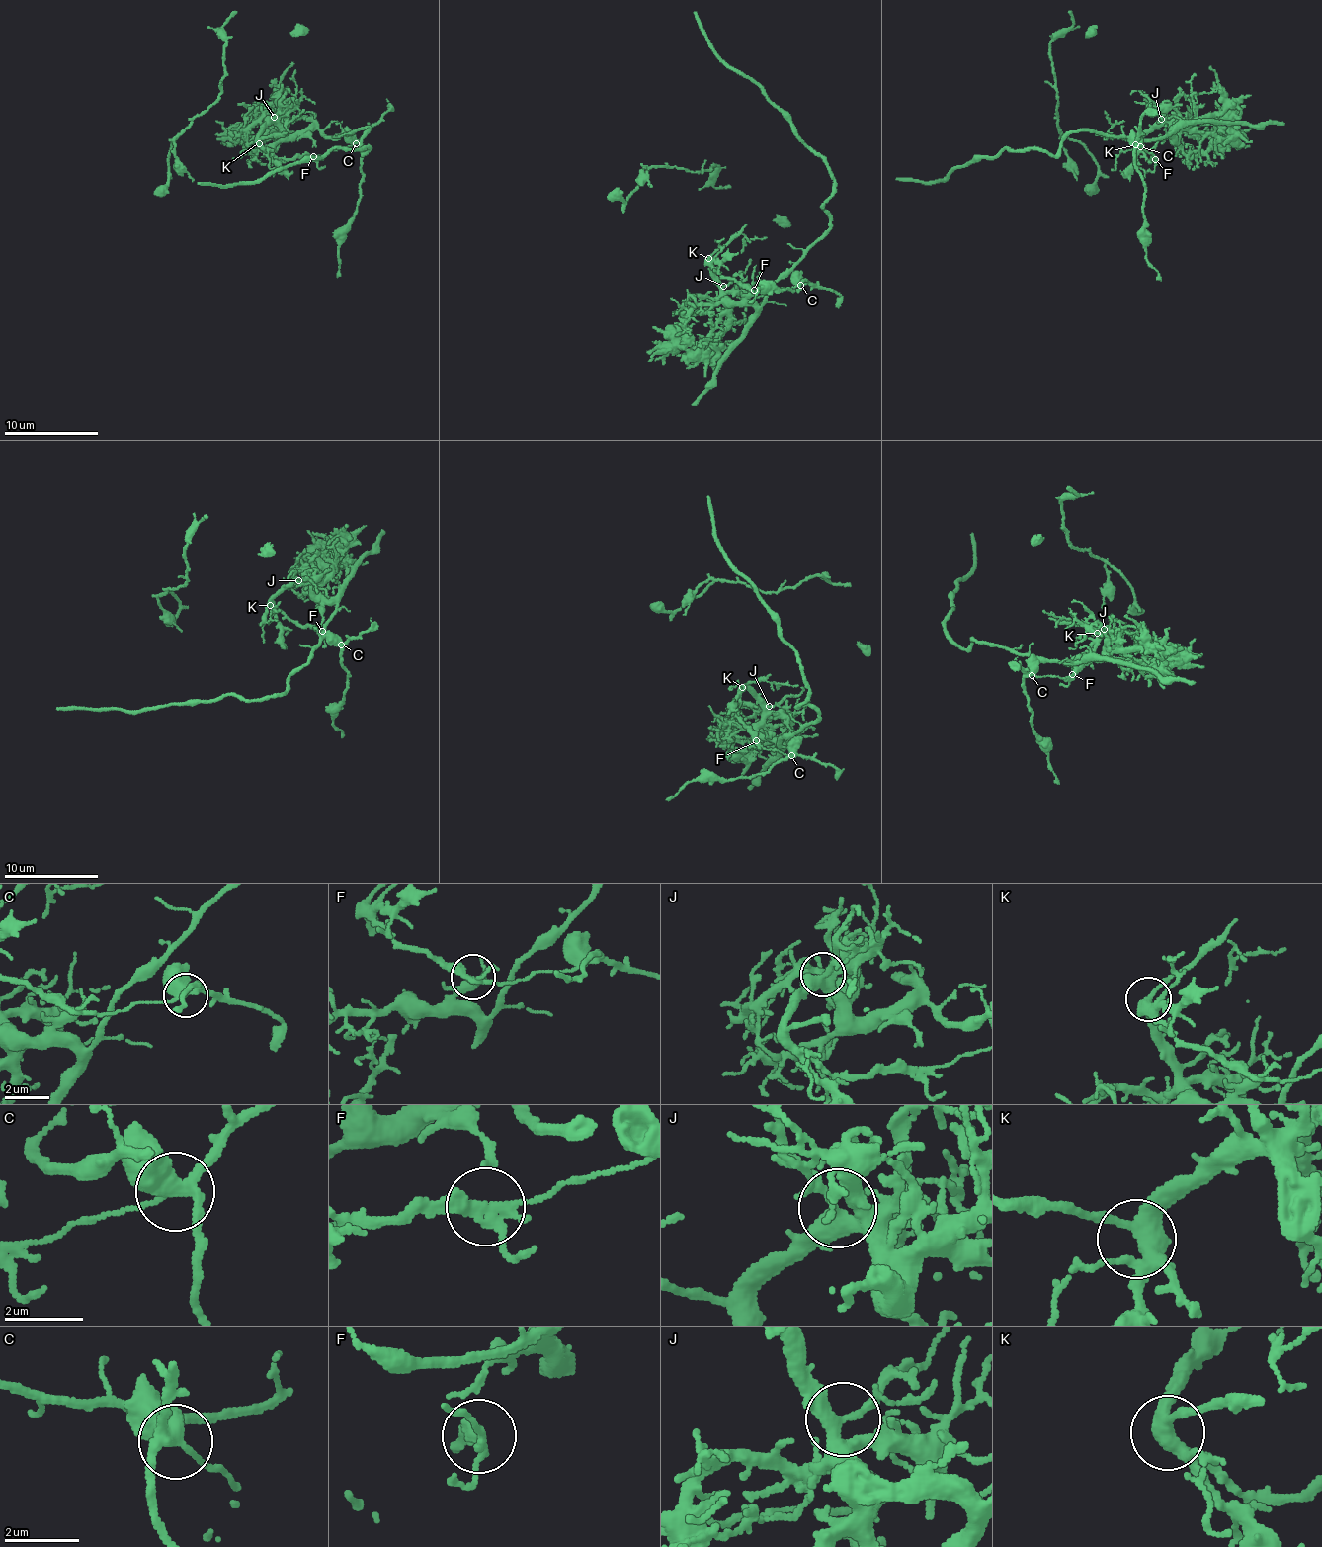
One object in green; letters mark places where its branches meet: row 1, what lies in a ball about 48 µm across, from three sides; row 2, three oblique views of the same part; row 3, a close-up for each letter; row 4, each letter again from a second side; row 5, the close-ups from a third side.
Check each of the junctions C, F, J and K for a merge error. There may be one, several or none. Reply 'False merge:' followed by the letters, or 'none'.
False merge: F

